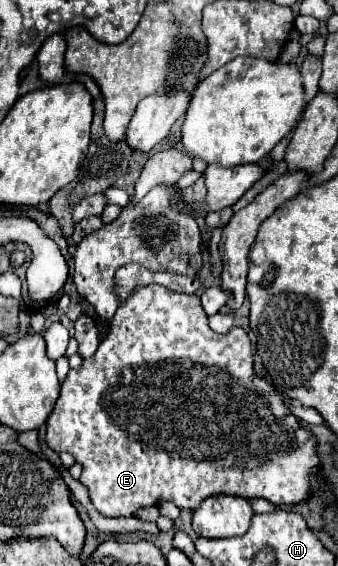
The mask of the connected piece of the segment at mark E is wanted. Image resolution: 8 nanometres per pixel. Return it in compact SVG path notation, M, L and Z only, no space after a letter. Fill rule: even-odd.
M149 284L139 286L115 312L109 332L91 358L85 358L79 368L71 368L61 384L61 396L47 418L47 446L57 454L69 452L75 462L83 466L79 482L87 488L93 506L105 516L135 516L139 508L161 504L165 500L175 502L179 508L197 508L205 498L215 494L237 494L243 498L265 498L275 506L297 504L309 496L309 470L319 466L315 454L315 440L301 428L295 416L283 404L281 394L253 370L253 346L243 328L233 326L227 334L217 334L207 324L207 314L197 294L177 294L163 286Z

